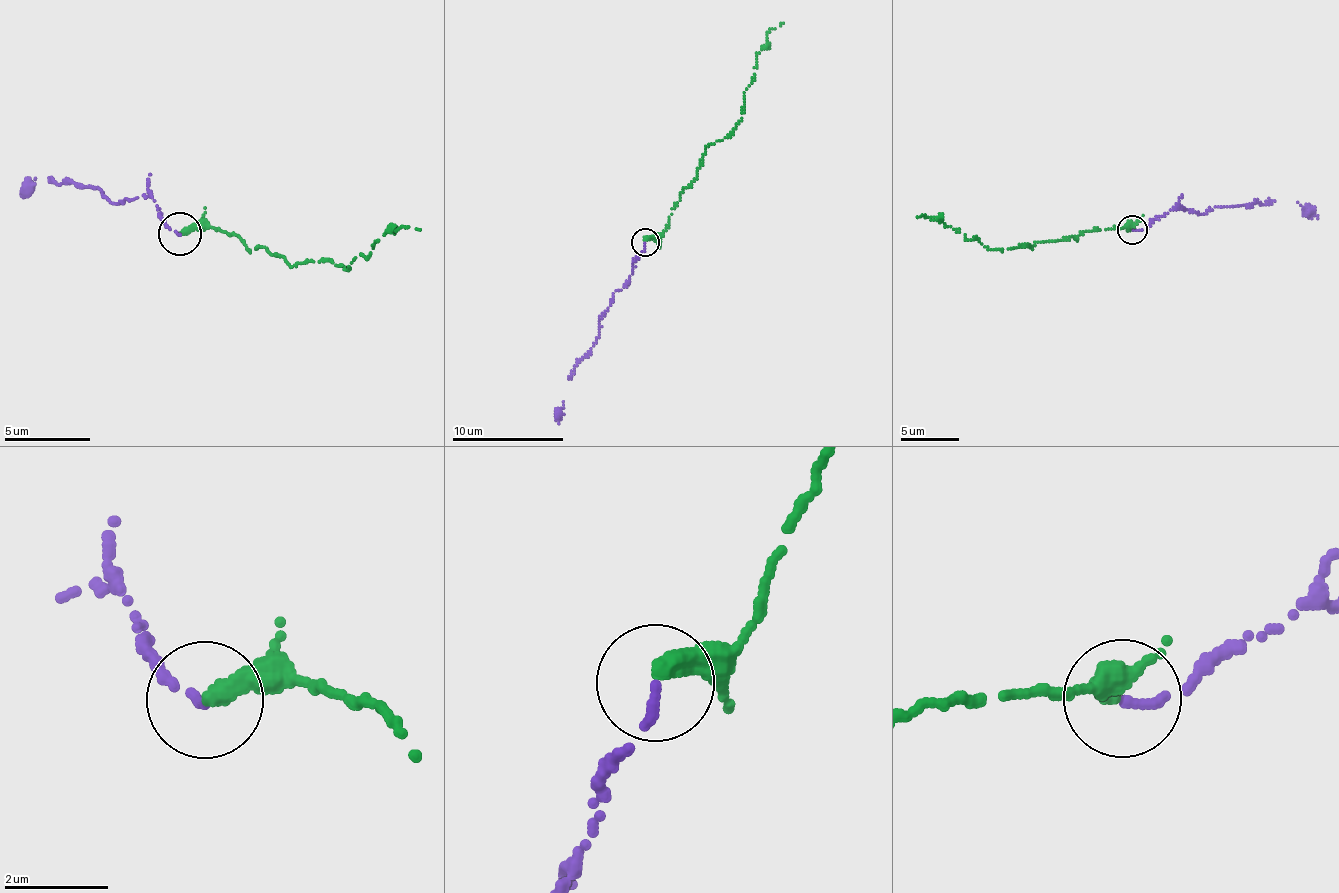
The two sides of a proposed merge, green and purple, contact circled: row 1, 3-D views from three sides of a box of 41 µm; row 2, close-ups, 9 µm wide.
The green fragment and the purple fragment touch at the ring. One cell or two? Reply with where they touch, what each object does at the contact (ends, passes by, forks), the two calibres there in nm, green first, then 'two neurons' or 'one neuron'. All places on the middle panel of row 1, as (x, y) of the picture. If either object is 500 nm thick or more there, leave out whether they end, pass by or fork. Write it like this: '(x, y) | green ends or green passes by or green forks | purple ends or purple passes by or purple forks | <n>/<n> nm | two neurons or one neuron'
(645, 242) | green ends | purple ends | 400/180 nm | one neuron

